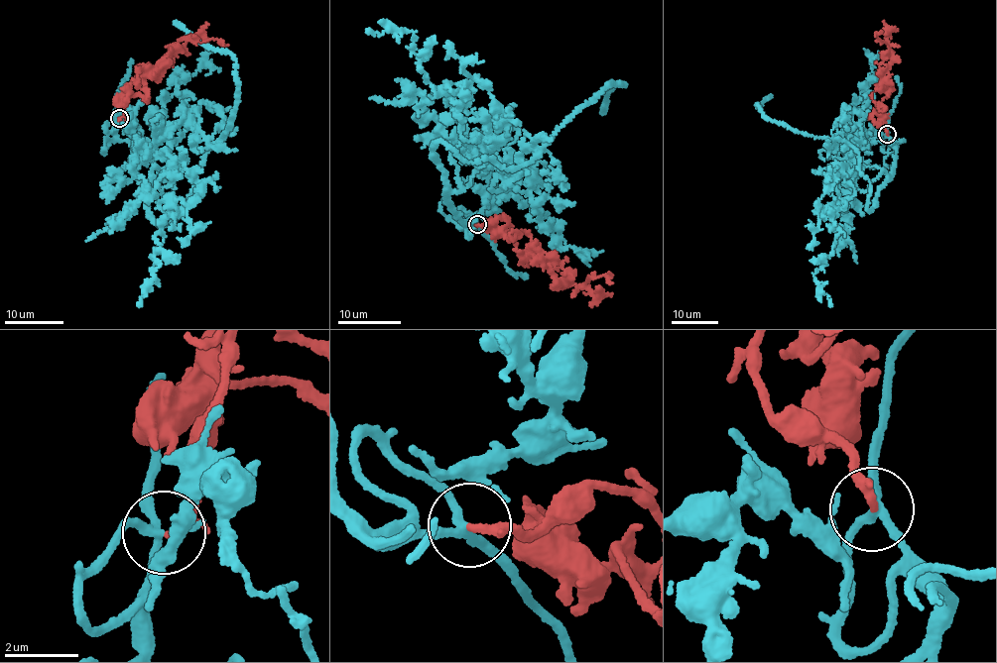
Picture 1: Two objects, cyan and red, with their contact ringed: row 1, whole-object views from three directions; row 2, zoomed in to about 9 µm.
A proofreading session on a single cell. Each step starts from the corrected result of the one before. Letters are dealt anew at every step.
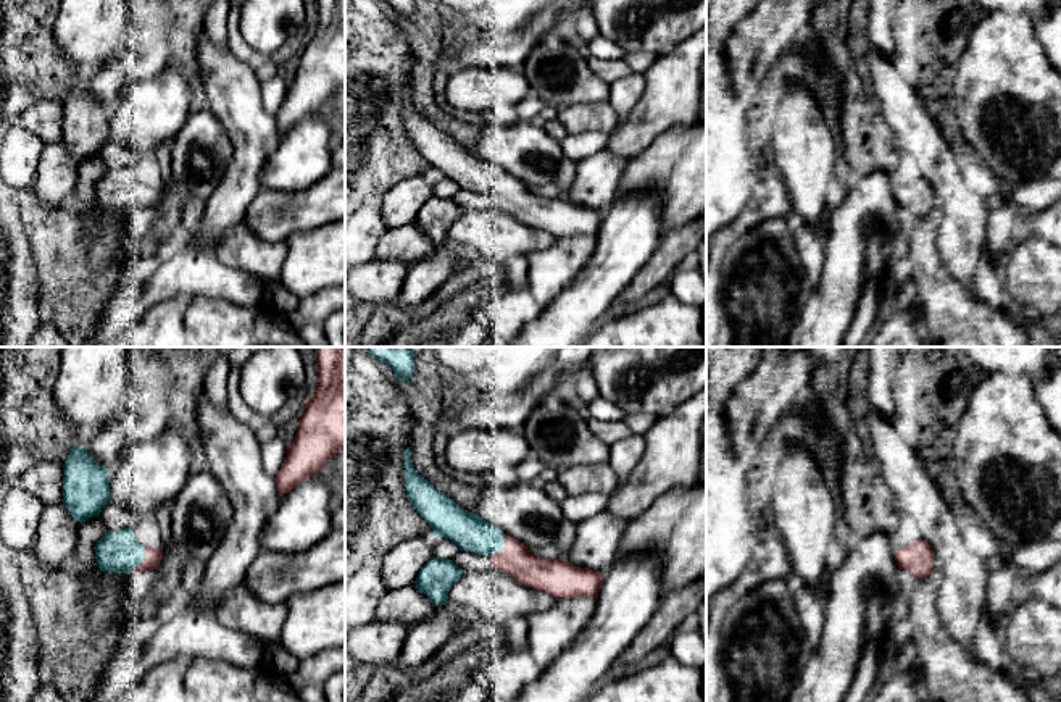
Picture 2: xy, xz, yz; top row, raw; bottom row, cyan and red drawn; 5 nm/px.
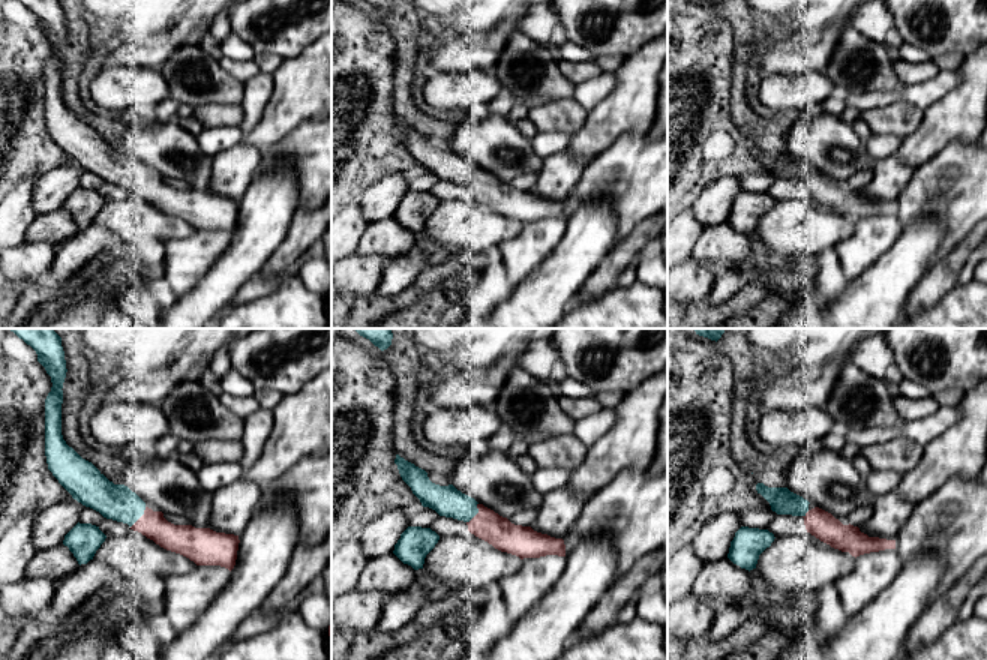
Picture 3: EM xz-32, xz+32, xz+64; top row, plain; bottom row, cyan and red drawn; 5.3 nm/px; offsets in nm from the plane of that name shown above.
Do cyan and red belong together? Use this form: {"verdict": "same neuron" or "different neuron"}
{"verdict": "same neuron"}

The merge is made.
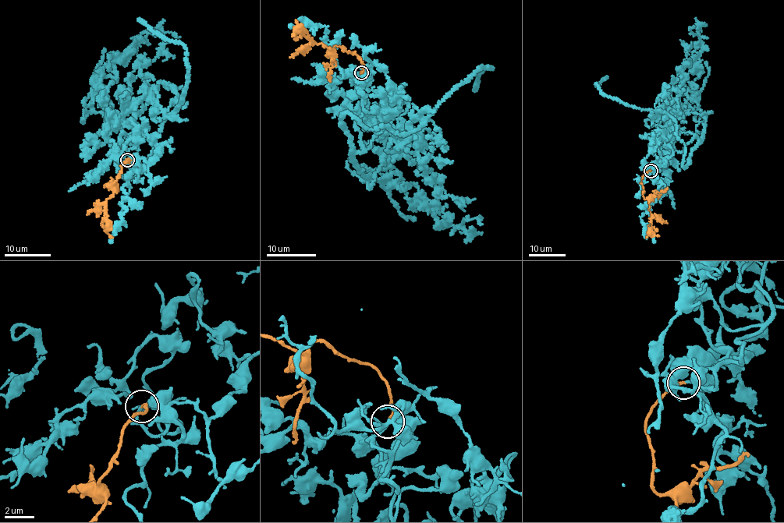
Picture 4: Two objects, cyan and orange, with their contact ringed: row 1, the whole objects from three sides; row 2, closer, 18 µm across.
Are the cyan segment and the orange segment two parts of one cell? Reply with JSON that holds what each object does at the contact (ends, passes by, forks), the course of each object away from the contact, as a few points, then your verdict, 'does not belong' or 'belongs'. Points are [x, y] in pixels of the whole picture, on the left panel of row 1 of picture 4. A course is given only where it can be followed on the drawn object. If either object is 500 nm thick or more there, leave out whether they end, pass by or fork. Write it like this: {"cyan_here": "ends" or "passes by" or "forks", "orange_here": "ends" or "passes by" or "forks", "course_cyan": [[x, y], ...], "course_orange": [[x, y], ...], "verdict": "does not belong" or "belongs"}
{"cyan_here": "passes by", "orange_here": "ends", "course_cyan": [[128, 160], [140, 167], [134, 133], [118, 138], [128, 178], [182, 99], [188, 67], [186, 47], [137, 18]], "course_orange": [[128, 160], [114, 184], [114, 194], [105, 203], [104, 220], [111, 237]], "verdict": "belongs"}

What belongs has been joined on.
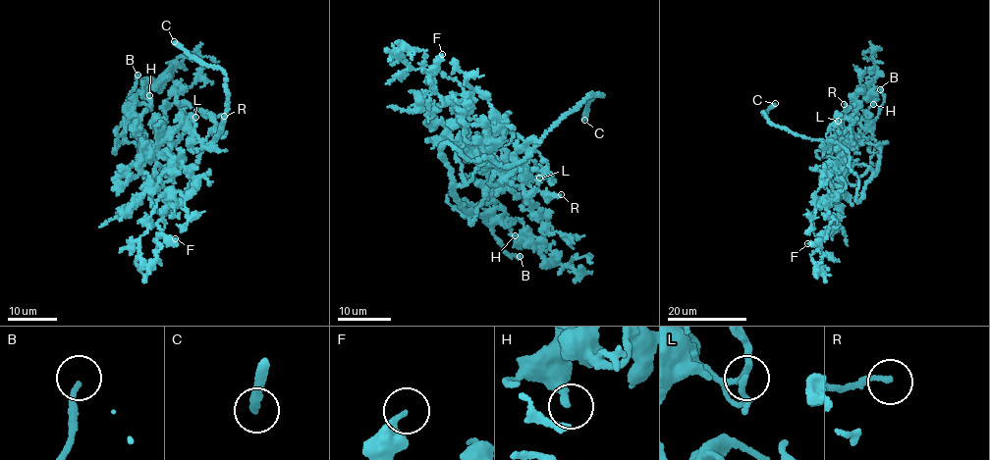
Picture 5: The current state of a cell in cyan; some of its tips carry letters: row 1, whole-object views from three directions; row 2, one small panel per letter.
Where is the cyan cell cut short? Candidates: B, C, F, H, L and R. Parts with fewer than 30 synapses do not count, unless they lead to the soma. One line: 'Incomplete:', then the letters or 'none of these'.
Incomplete: B, C

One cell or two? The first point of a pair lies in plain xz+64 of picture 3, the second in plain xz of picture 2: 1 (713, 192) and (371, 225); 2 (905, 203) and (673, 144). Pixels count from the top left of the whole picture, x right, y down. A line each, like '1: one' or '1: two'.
1: two
2: one

